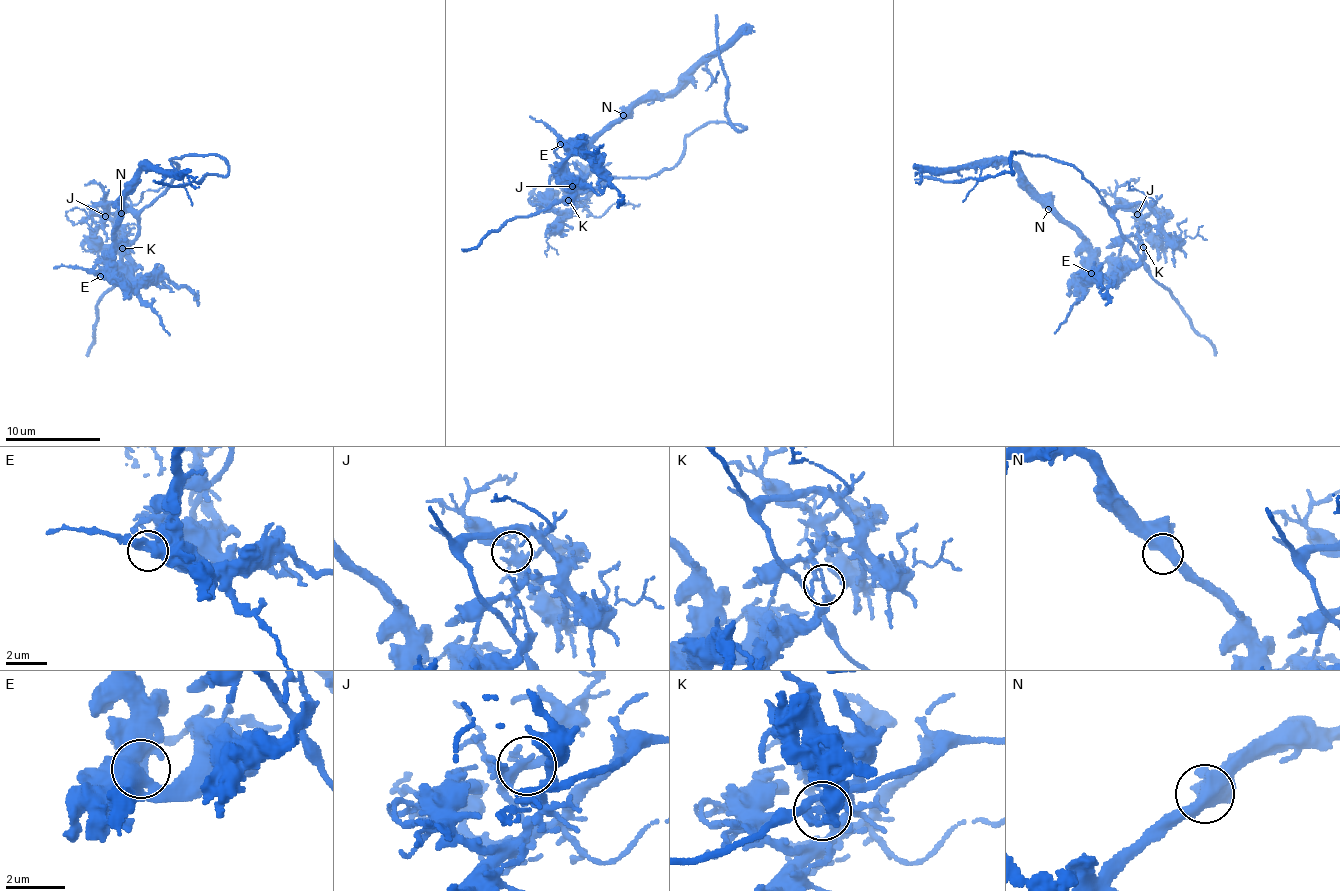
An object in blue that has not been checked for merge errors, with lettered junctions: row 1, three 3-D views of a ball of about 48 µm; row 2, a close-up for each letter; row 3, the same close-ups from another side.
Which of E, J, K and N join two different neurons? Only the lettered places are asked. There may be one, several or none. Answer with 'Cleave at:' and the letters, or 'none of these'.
Cleave at: K

